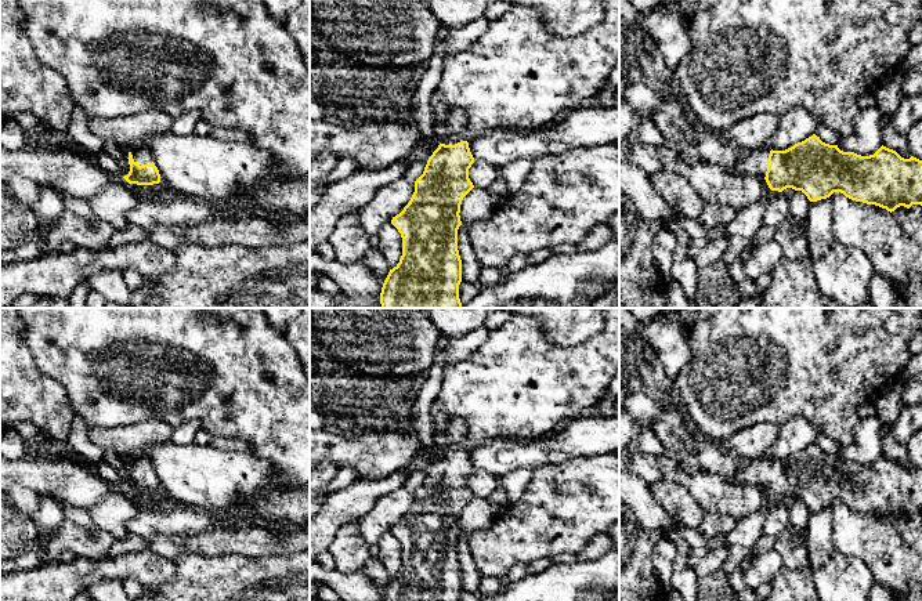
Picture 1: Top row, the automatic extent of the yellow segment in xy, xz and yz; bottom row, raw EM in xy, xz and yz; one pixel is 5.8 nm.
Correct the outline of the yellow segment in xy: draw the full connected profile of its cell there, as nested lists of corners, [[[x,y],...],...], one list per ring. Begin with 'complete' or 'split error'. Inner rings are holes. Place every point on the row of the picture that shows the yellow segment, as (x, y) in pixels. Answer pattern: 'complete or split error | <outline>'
split error | [[[141,145],[129,152],[130,171],[123,178],[129,184],[153,185],[160,182],[160,174],[153,163],[152,153]]]

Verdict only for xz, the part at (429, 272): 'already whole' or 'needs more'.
needs more

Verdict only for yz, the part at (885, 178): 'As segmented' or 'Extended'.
Extended

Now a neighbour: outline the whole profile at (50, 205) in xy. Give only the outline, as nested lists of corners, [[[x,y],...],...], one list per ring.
[[[40,187],[39,200],[32,207],[37,217],[37,229],[40,231],[40,254],[48,254],[47,238],[50,232],[46,229],[47,224],[59,217],[65,210],[62,196],[50,187]]]

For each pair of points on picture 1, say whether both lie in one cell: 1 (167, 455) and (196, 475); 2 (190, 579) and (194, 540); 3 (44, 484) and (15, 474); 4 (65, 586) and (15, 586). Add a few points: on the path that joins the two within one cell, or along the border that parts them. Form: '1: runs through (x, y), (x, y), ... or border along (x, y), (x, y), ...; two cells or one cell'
1: runs through (174, 462), (190, 474); one cell
2: border along (226, 554), (179, 554), (173, 560); two cells
3: runs through (38, 477), (35, 474), (22, 474); one cell
4: runs through (53, 585), (28, 585); one cell

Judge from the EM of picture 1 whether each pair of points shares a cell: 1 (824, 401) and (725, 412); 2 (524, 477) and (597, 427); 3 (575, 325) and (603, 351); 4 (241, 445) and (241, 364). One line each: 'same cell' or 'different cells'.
1: same cell
2: different cells
3: different cells
4: different cells

